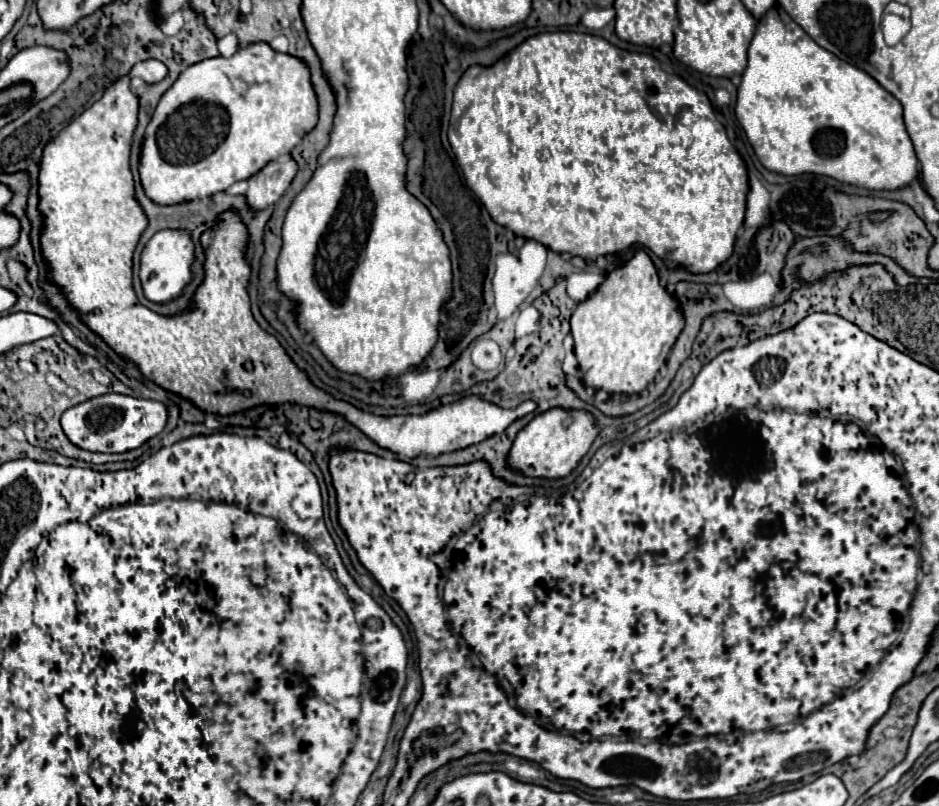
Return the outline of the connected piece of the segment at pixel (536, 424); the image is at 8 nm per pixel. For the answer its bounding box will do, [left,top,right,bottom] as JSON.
[506,408,598,480]

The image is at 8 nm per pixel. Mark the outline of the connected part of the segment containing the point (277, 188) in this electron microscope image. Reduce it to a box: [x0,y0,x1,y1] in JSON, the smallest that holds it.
[246,158,298,212]

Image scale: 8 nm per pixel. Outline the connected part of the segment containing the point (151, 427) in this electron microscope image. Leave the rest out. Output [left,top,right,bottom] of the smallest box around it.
[60,394,168,452]

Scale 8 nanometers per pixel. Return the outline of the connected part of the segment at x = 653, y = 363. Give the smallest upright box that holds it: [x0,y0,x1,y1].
[570,250,684,396]

